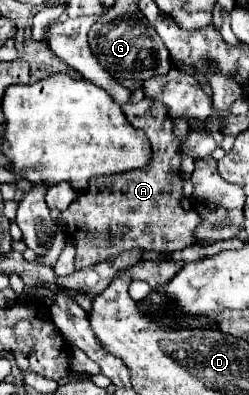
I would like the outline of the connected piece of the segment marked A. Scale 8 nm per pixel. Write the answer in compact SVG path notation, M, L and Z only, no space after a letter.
M144 98L140 102L130 102L130 106L122 106L128 122L132 126L144 126L144 132L152 144L152 160L146 170L132 170L130 174L114 174L114 178L96 178L90 182L90 190L80 194L68 210L58 216L57 222L64 227L70 242L76 246L76 270L92 266L96 262L104 262L112 256L118 256L124 250L144 248L154 252L172 252L182 250L186 246L194 246L198 242L196 230L200 226L200 216L196 212L186 212L180 206L184 198L182 192L182 176L180 176L180 142L172 132L172 120L162 102Z

